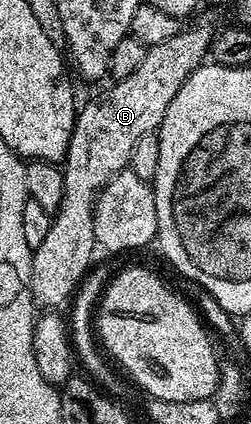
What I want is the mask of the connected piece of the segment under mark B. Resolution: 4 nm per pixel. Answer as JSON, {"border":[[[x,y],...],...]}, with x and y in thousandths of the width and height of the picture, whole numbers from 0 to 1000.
{"border":[[[757,64],[713,68],[669,97],[637,97],[637,106],[586,113],[570,144],[538,170],[510,182],[450,193],[438,210],[359,236],[331,255],[315,255],[295,278],[287,323],[275,325],[263,368],[247,382],[255,455],[231,495],[211,505],[191,552],[155,583],[131,585],[127,653],[120,656],[120,693],[139,717],[167,729],[231,729],[243,715],[283,703],[311,684],[315,670],[363,637],[359,608],[382,594],[371,483],[386,458],[442,417],[514,392],[526,347],[566,321],[610,316],[653,285],[653,267],[669,267],[669,248],[685,248],[685,229],[717,219],[717,200],[749,191],[749,182],[825,146],[845,90],[845,73],[821,64]]]}

